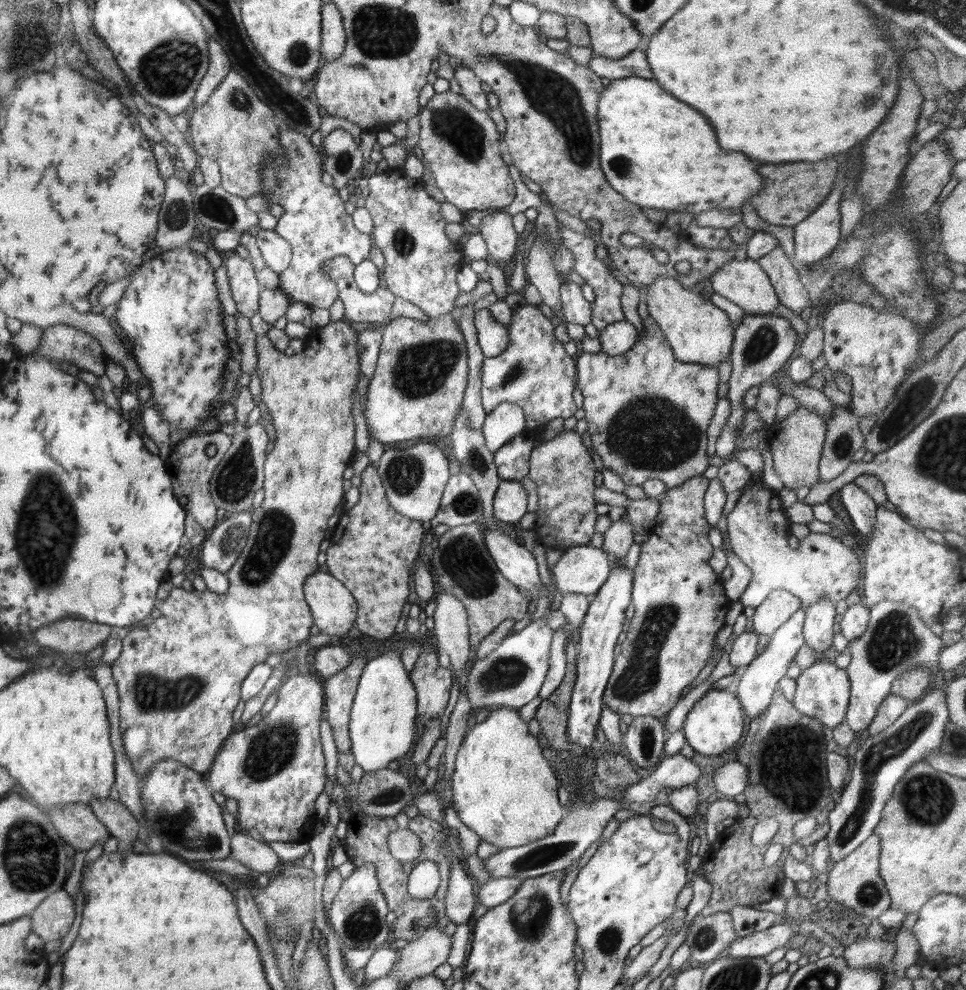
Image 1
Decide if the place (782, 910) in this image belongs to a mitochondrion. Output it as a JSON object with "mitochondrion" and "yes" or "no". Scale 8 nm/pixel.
{"mitochondrion":"no"}

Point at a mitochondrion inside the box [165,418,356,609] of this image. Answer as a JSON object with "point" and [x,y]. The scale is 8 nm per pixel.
{"point":[269,545]}

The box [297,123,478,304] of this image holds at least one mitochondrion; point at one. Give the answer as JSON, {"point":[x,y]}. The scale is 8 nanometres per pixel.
{"point":[403,242]}

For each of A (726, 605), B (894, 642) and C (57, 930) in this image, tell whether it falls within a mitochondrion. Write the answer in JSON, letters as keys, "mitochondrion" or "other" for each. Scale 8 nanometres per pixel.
{"A":"other","B":"mitochondrion","C":"other"}

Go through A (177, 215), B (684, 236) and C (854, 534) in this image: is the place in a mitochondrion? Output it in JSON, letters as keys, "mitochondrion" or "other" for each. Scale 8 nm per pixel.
{"A":"mitochondrion","B":"other","C":"other"}

